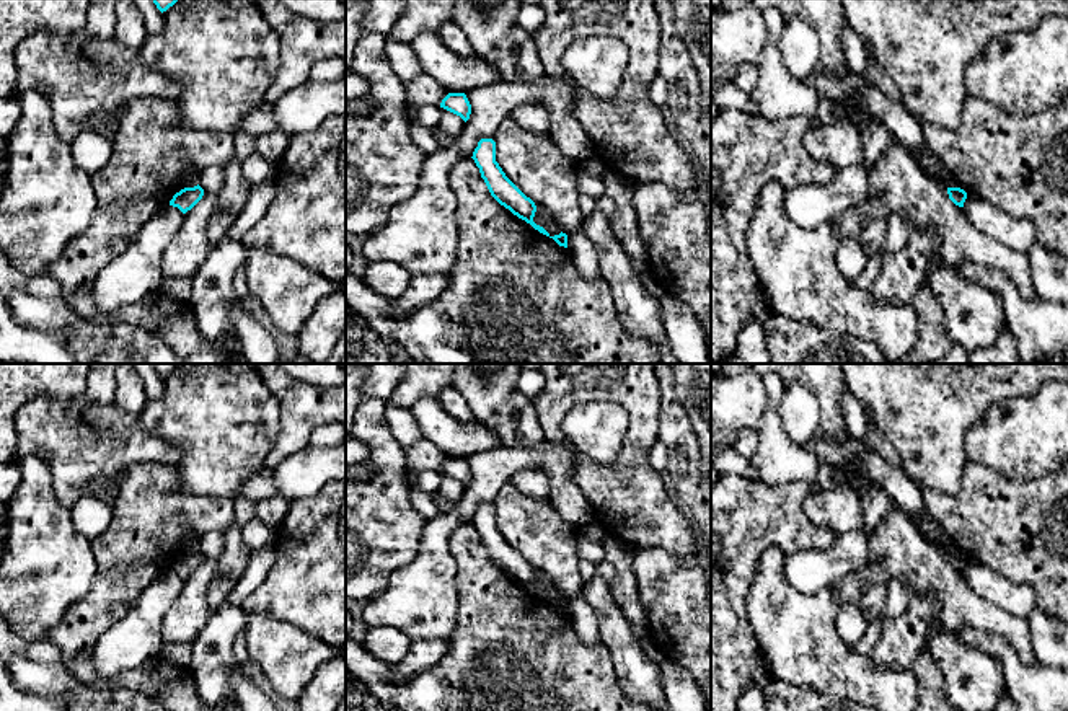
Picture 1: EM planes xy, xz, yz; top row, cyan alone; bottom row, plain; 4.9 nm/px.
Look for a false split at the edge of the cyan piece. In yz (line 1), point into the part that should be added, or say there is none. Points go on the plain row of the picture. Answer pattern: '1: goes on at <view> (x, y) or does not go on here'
1: does not go on here

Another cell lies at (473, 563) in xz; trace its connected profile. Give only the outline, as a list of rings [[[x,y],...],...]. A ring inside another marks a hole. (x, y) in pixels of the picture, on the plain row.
[[[471,522],[455,528],[448,548],[457,561],[458,612],[450,647],[435,667],[396,682],[395,665],[375,659],[360,643],[346,636],[346,670],[385,706],[398,711],[655,711],[624,695],[611,657],[600,641],[595,646],[582,644],[567,613],[535,595],[491,561]]]

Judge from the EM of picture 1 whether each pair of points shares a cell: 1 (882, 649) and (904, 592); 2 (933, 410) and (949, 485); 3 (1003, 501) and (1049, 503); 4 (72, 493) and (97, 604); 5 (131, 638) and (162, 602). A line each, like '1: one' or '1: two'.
1: two
2: one
3: one
4: two
5: one

